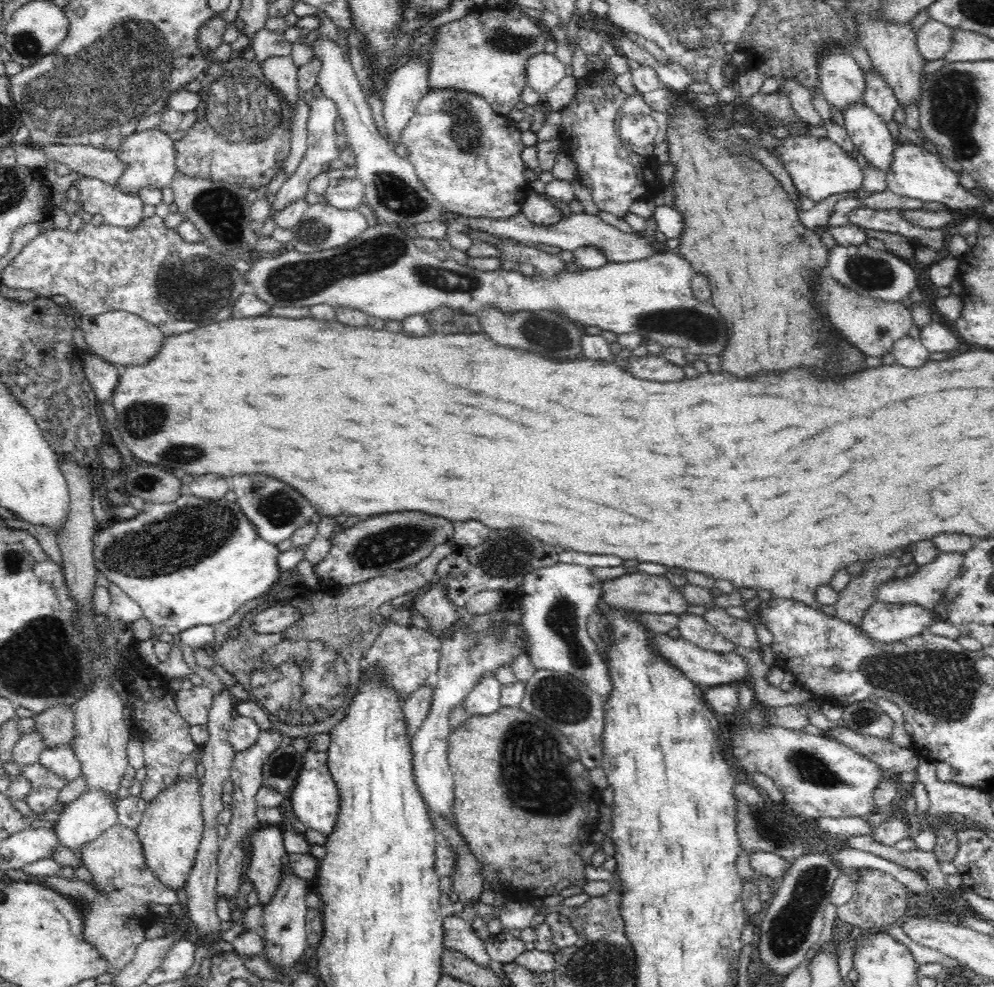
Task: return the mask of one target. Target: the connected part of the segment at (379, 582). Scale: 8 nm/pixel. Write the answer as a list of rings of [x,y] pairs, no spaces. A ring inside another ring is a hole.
[[[456,541],[439,544],[420,562],[410,565],[401,571],[386,576],[375,576],[373,579],[353,584],[341,591],[332,587],[319,586],[317,589],[307,587],[304,583],[289,586],[280,590],[275,597],[270,597],[256,611],[270,608],[275,603],[288,603],[300,611],[302,618],[288,626],[286,630],[274,634],[260,634],[252,629],[255,611],[246,613],[239,624],[238,638],[228,638],[220,648],[214,651],[214,663],[222,666],[230,673],[236,682],[242,684],[248,692],[248,700],[261,704],[268,712],[268,718],[274,729],[292,739],[315,734],[330,734],[330,730],[338,724],[346,714],[346,708],[351,703],[360,685],[360,661],[372,642],[380,634],[385,625],[385,618],[380,613],[381,604],[402,594],[416,591],[435,578],[436,568],[441,560],[458,546]]]

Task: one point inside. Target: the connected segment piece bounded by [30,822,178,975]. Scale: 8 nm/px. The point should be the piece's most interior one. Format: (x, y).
(123, 887)

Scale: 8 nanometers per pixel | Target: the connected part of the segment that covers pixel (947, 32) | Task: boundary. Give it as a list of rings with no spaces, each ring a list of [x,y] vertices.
[[[934,18],[928,19],[917,32],[917,46],[926,63],[944,58],[950,51],[952,28]]]

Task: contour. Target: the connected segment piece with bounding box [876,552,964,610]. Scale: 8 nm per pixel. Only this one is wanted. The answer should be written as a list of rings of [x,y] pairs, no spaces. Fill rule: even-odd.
[[[942,552],[933,561],[924,566],[918,567],[918,570],[906,578],[892,578],[880,584],[876,590],[876,600],[890,604],[917,604],[922,608],[934,610],[938,602],[945,596],[946,587],[950,581],[960,572],[963,563],[964,554],[961,552]]]

